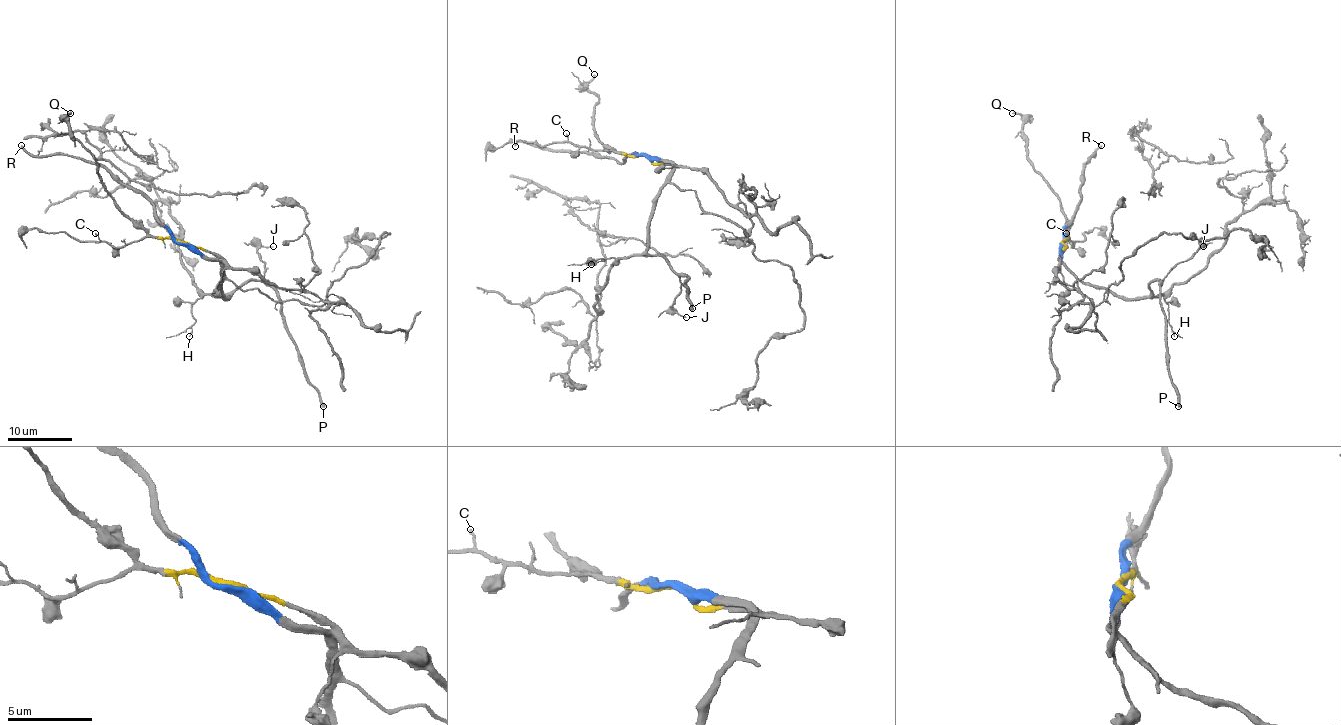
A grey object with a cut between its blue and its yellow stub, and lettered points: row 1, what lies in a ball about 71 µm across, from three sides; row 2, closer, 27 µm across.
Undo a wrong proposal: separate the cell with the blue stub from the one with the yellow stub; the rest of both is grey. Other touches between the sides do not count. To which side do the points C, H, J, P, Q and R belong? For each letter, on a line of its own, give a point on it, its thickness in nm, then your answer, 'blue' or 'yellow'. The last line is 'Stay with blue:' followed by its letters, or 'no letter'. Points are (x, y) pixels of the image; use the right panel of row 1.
C: at (1066, 233); 110 nm thick; yellow
H: at (1174, 336); 120 nm thick; blue
J: at (1203, 246); 120 nm thick; blue
P: at (1178, 406); 320 nm thick; blue
Q: at (1012, 113); 220 nm thick; yellow
R: at (1101, 145); 240 nm thick; blue
Stay with blue: H, J, P, R

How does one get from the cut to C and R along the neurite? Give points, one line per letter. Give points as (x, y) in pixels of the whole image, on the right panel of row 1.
C: (1062, 244), (1070, 237), (1073, 247), (1067, 232)
R: (1062, 244), (1066, 224), (1081, 198), (1078, 194), (1086, 163), (1101, 145)

